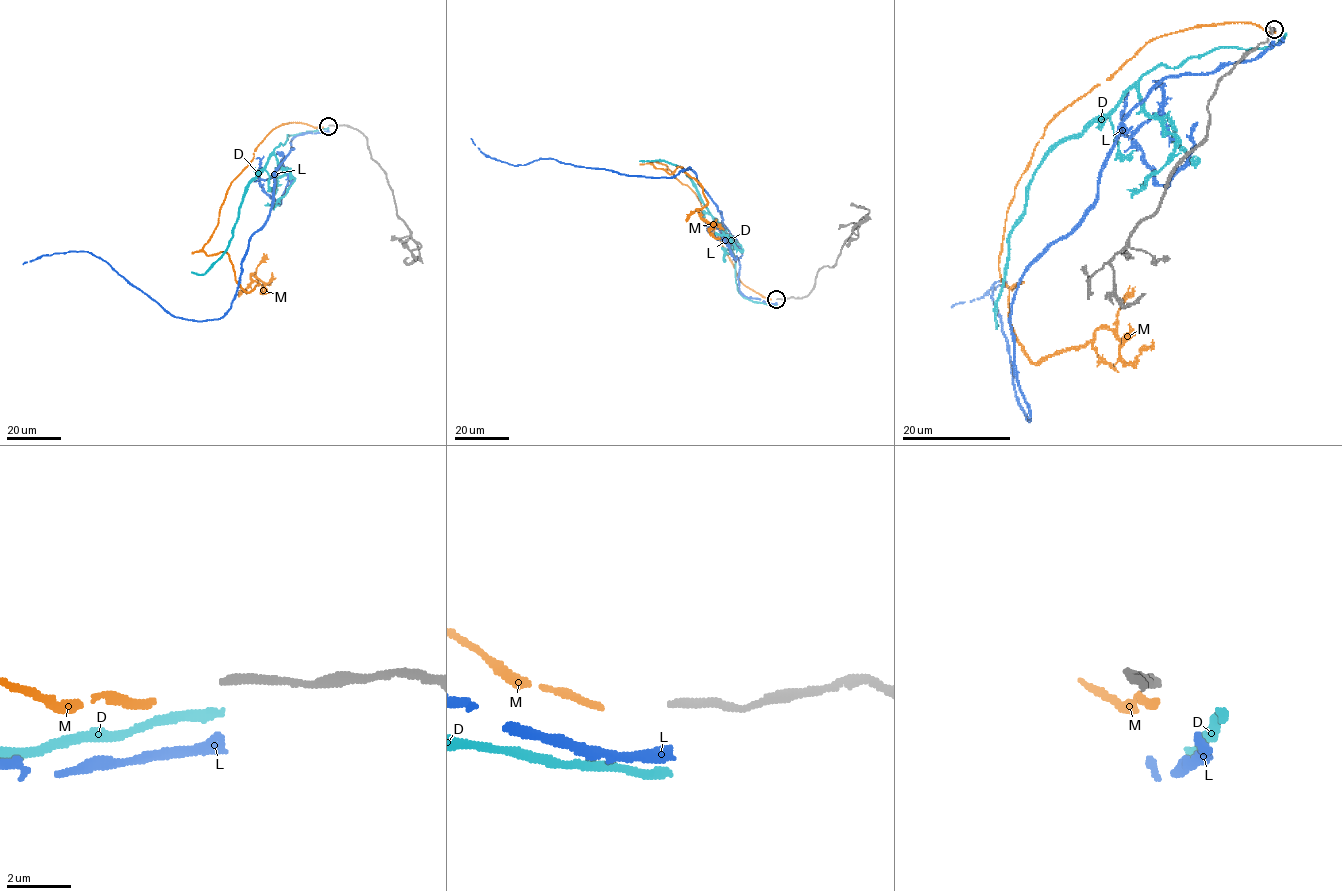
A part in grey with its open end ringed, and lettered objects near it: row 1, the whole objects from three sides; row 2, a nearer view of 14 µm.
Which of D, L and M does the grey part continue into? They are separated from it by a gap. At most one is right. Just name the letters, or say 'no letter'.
M

